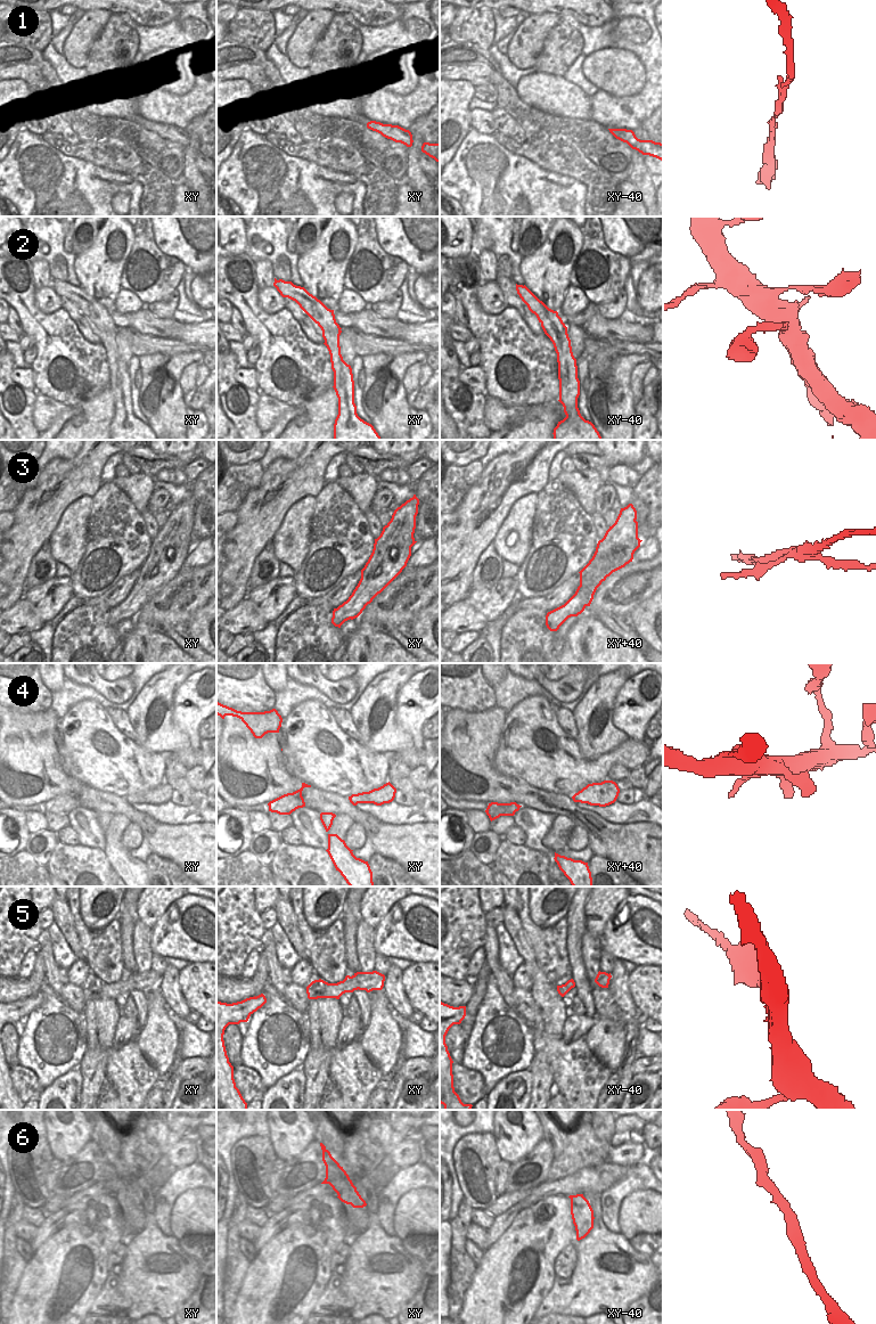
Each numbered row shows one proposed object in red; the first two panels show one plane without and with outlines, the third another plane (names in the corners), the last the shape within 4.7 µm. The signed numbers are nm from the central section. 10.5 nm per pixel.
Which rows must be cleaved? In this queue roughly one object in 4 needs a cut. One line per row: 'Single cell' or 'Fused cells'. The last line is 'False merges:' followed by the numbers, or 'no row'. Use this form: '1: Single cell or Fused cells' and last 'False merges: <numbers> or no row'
1: Single cell
2: Single cell
3: Fused cells
4: Single cell
5: Fused cells
6: Single cell
False merges: 3, 5.

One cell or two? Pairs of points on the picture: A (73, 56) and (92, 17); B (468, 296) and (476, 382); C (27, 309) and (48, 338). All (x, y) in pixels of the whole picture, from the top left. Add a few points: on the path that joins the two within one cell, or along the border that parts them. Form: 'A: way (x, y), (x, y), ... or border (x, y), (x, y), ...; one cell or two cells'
A: way (76, 47), (89, 26); one cell
B: border (479, 365), (484, 373), (485, 391); two cells
C: way (30, 316), (46, 332); one cell

